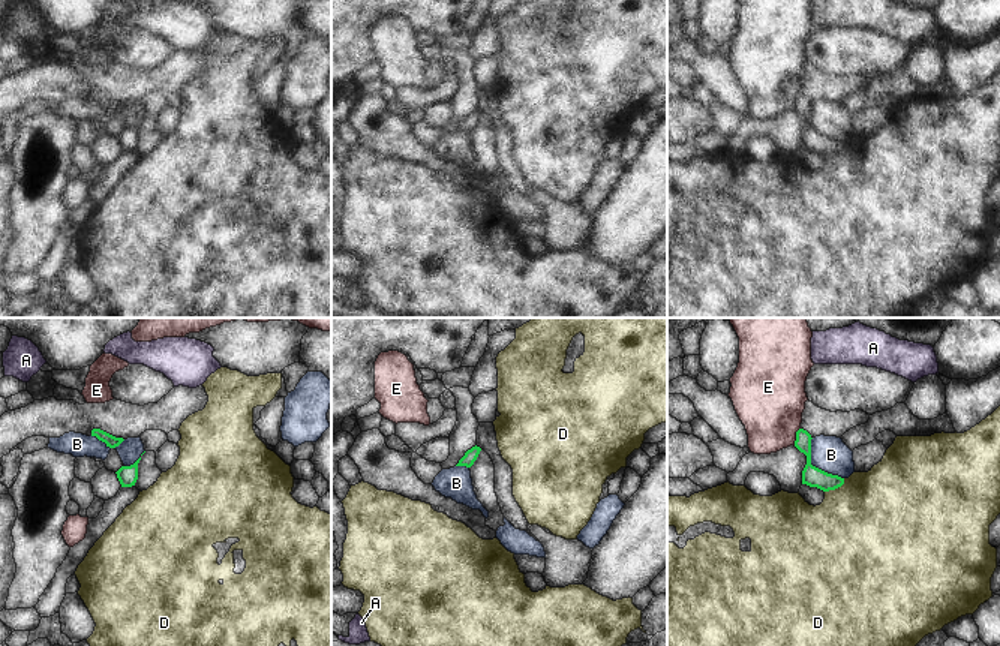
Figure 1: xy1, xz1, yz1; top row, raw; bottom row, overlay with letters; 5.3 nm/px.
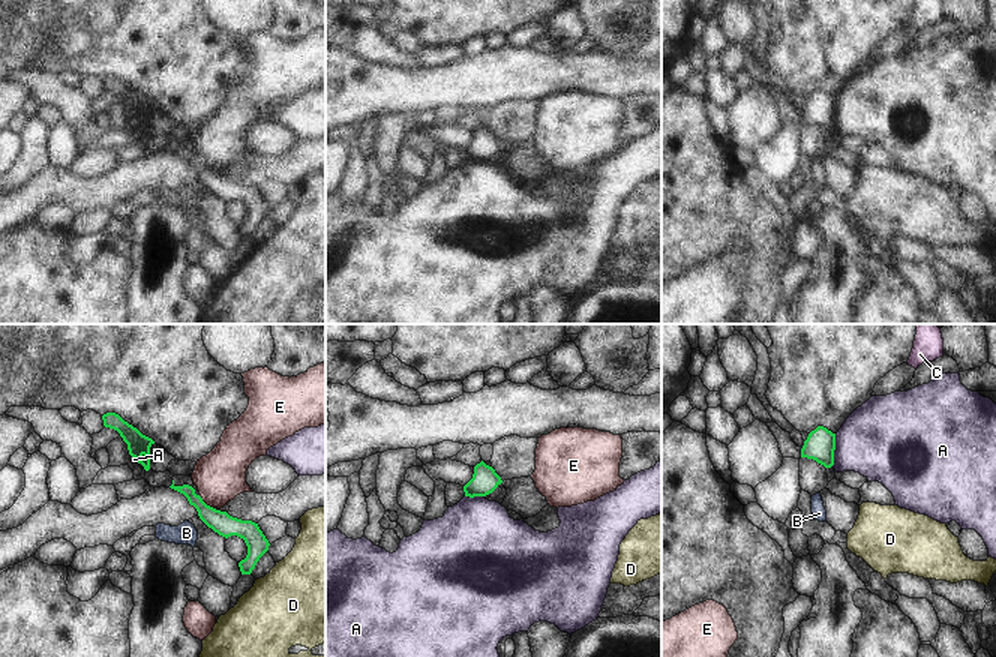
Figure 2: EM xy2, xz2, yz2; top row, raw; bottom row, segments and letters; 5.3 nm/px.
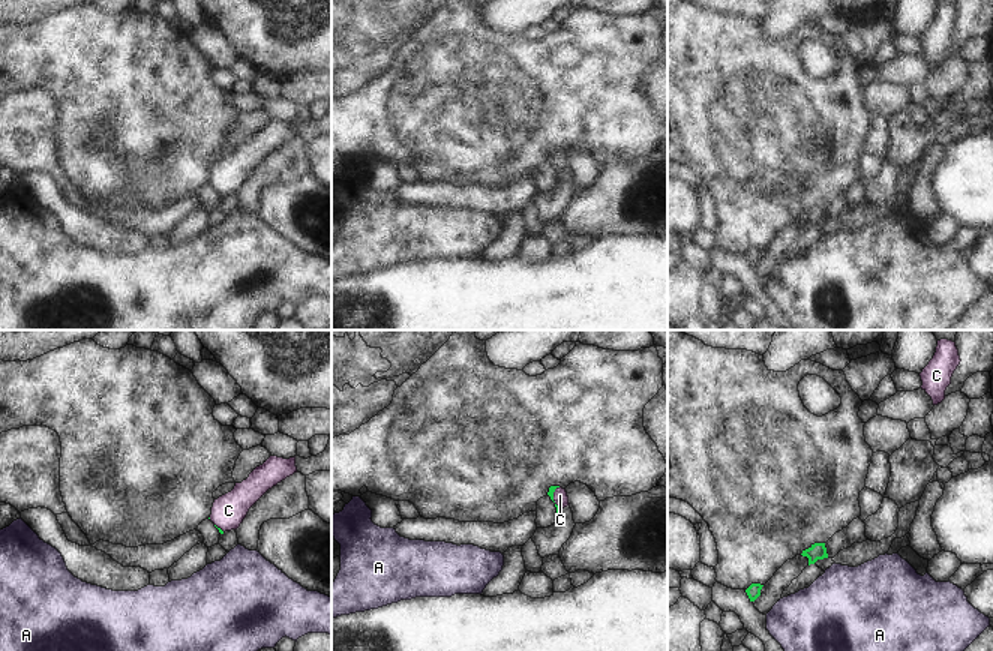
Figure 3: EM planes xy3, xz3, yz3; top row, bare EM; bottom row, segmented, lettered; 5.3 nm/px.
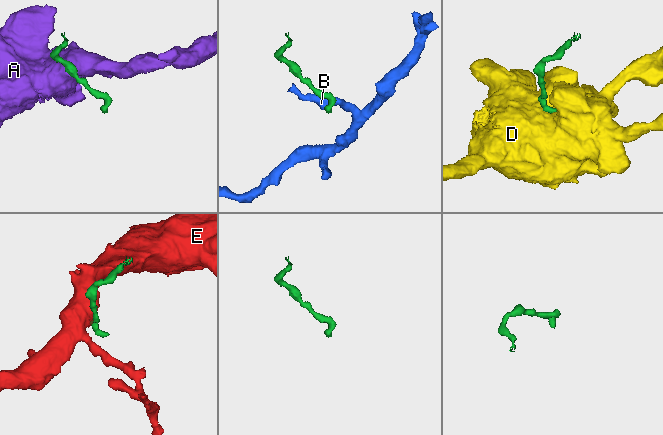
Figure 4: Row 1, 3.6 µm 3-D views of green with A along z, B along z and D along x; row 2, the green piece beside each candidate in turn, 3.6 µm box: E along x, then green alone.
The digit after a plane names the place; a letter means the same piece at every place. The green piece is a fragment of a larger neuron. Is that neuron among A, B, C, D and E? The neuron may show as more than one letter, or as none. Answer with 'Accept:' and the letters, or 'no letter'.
Accept: C

